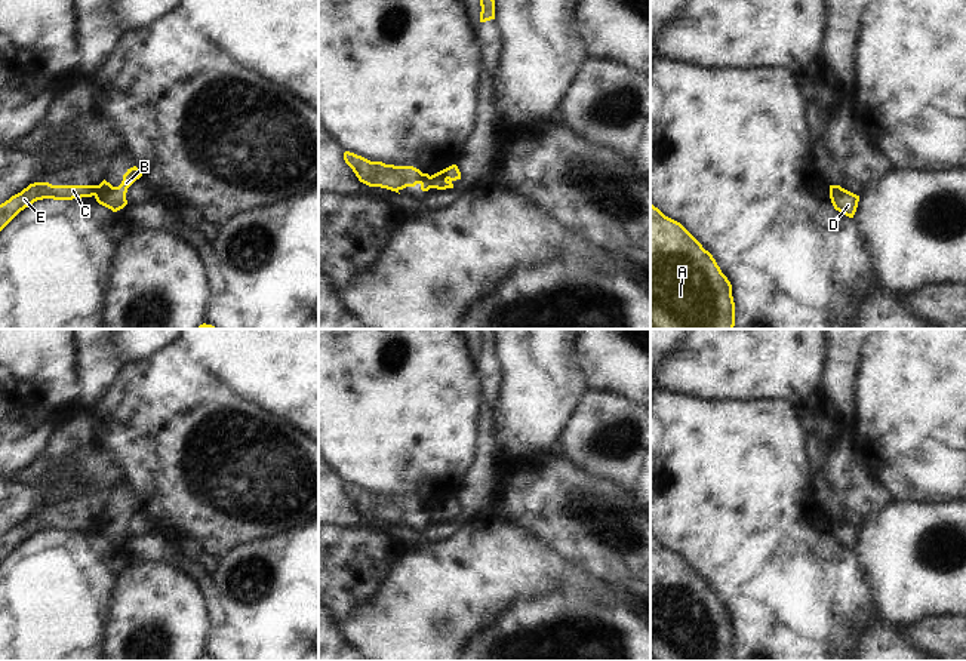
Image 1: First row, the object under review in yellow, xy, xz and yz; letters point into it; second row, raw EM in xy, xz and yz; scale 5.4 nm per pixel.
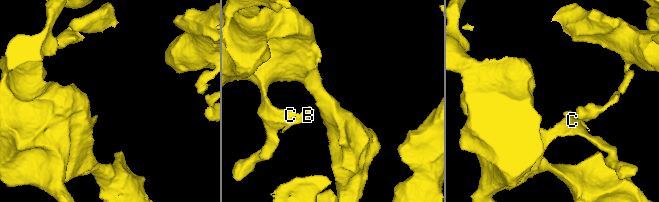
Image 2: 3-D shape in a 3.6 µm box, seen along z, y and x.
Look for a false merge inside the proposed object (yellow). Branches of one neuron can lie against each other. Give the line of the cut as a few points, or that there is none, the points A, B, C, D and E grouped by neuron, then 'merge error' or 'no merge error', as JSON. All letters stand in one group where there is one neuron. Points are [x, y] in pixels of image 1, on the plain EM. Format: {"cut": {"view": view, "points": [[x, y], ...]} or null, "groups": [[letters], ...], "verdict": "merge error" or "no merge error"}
{"cut": {"view": "xz", "points": [[428, 509], [431, 519]]}, "groups": [["A", "C", "E"], ["B", "D"]], "verdict": "merge error"}

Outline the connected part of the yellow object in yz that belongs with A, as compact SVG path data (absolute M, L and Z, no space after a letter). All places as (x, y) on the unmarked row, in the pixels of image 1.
M650 535L650 661L733 661L732 617L713 587Z

